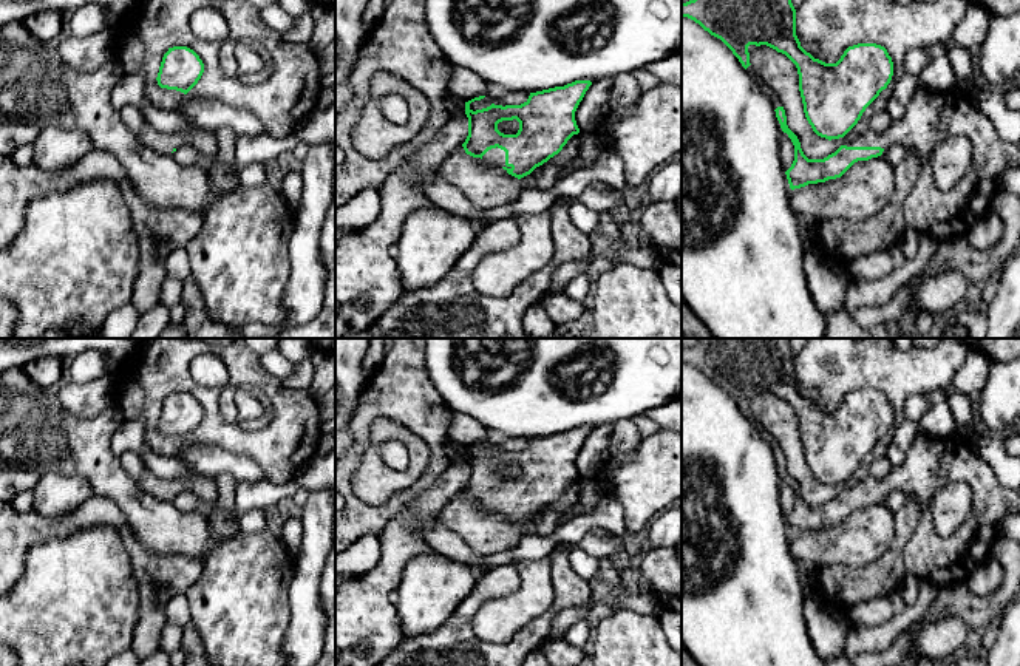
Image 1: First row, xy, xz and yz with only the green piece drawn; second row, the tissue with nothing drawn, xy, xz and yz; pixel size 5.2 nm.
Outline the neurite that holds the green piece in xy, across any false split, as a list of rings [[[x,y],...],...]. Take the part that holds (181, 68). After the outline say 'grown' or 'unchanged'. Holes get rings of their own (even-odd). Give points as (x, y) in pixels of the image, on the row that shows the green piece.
[[[173,46],[164,54],[158,85],[187,94],[201,79],[204,63],[199,56],[187,46]]] | unchanged

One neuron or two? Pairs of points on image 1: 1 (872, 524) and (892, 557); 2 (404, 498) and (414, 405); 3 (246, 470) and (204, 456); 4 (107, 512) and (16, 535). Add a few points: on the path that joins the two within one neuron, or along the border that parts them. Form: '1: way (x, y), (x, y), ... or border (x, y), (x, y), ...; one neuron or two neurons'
1: border (895, 513), (890, 546), (875, 560), (856, 567); two neurons
2: way (428, 478), (436, 468), (433, 430); one neuron
3: way (235, 465), (215, 461); one neuron
4: way (84, 516), (59, 527), (39, 529); one neuron

